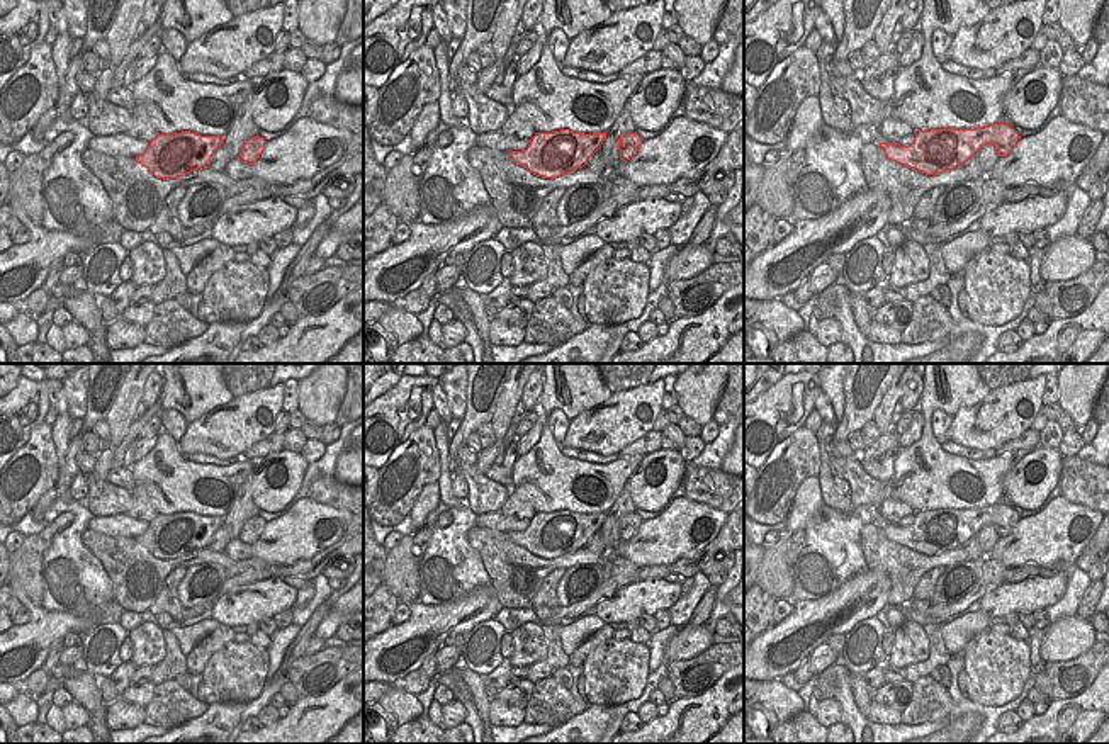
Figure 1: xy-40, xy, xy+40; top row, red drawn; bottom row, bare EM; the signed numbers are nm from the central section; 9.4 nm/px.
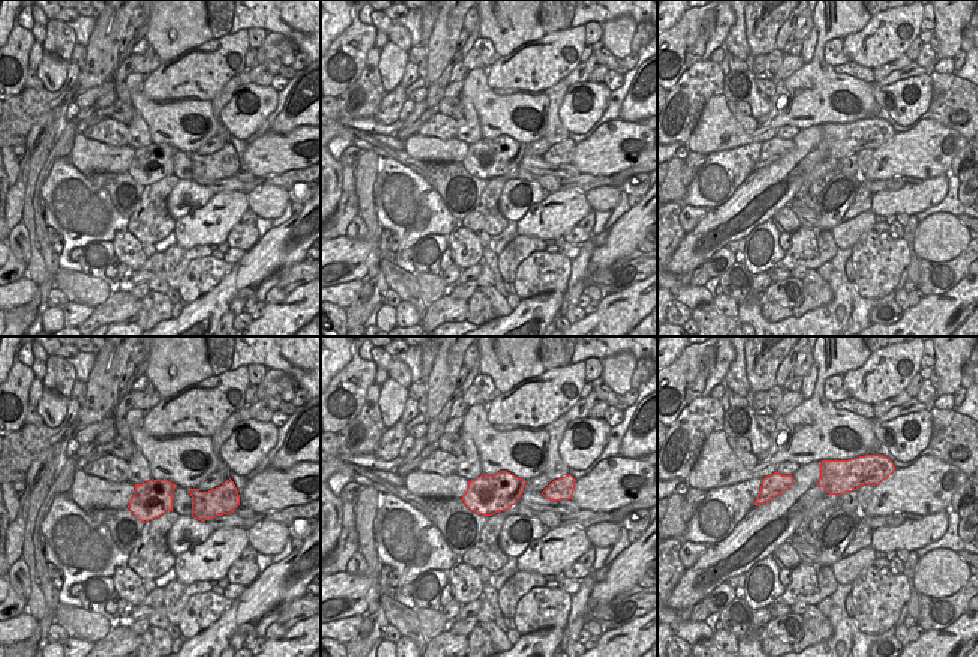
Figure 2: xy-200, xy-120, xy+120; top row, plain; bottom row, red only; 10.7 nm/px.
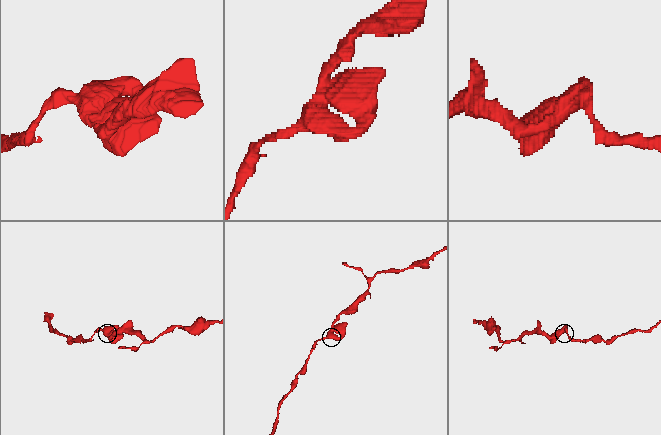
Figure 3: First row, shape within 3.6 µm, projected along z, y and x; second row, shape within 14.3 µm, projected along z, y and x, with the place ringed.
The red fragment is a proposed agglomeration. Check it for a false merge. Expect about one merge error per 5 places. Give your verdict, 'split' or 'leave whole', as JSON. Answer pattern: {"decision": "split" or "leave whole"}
{"decision": "leave whole"}

